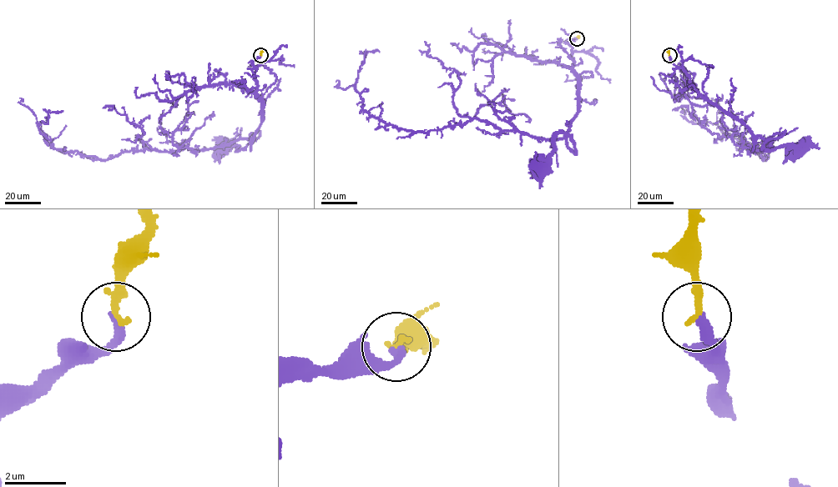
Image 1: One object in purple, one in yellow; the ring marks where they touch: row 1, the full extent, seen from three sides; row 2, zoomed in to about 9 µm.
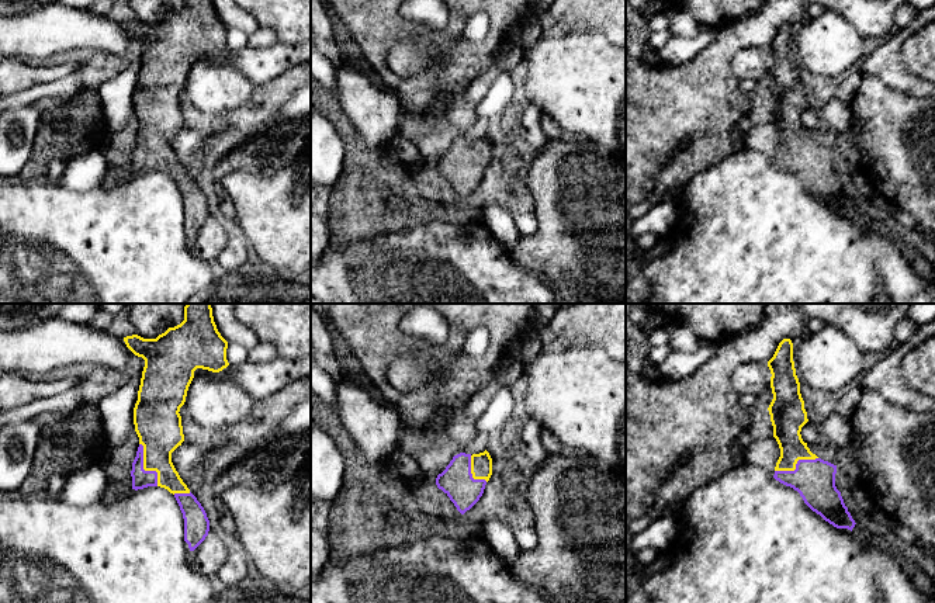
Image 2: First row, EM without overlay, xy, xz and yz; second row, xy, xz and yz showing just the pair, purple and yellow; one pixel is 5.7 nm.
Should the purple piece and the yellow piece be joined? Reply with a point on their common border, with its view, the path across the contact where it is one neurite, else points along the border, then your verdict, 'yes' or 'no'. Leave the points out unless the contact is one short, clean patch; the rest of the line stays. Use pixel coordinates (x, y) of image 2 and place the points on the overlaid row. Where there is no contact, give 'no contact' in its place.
xy (142, 468) | yes

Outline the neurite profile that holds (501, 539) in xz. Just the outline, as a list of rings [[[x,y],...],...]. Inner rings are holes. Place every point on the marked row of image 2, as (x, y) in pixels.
[[[491,517],[481,527],[481,538],[484,538],[494,552],[509,565],[520,555],[522,550],[515,540],[513,530],[503,521]]]

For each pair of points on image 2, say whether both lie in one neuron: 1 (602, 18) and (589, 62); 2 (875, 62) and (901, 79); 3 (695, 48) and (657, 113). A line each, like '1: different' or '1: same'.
1: different
2: same
3: different

